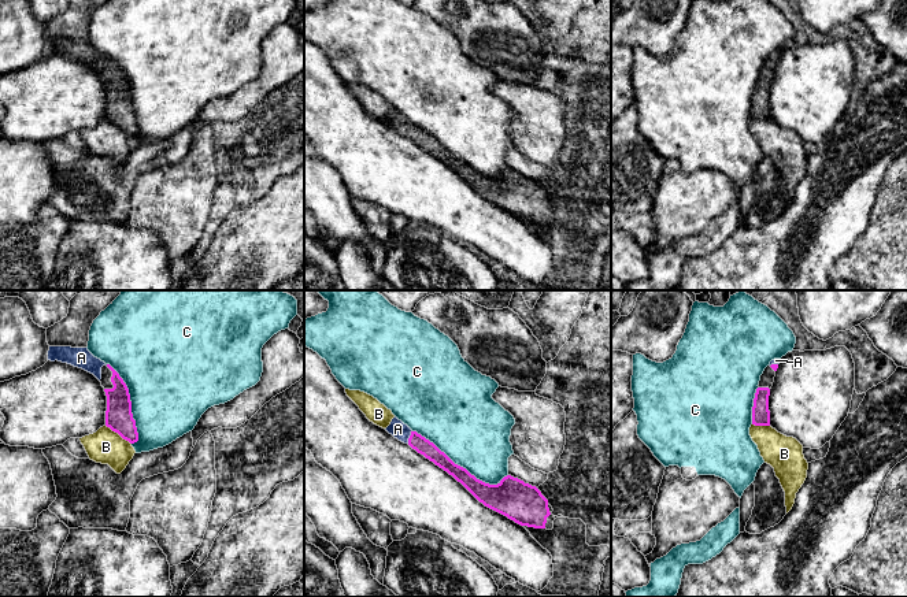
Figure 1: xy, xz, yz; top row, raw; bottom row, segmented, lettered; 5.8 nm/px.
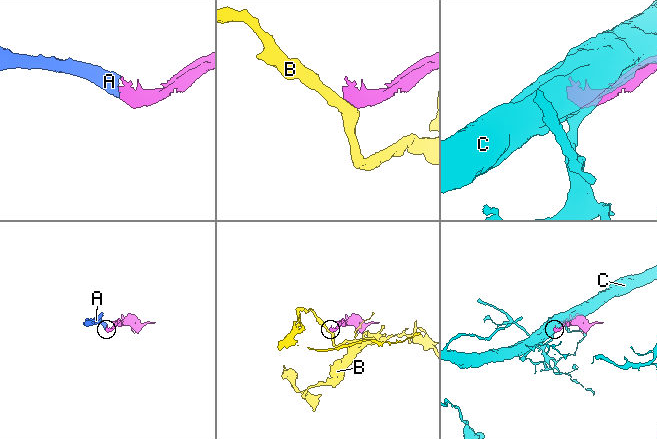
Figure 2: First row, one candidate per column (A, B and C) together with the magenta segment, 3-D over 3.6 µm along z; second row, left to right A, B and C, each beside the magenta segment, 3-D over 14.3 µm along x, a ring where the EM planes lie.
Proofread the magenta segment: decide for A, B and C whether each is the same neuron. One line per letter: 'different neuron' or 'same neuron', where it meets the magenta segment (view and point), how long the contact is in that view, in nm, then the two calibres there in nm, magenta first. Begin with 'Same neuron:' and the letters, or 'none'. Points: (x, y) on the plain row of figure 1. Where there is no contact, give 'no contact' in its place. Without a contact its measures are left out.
Same neuron: A
A: same neuron; contact xz (410, 130); length 80 nm; calibres 90 and 100 nm
B: different neuron; contact xy (118, 126); length 190 nm; calibres 160 and 200 nm
C: different neuron; contact xz (459, 159); length 600 nm; calibres 130 and 420 nm

